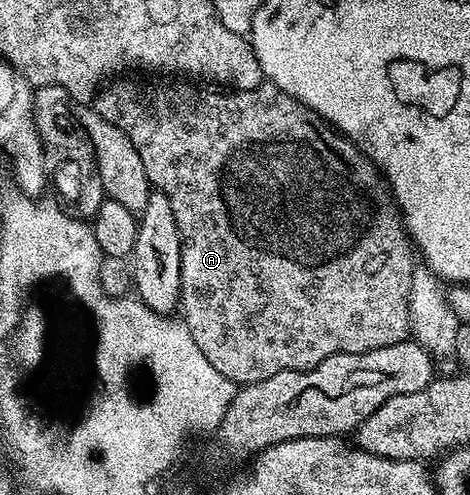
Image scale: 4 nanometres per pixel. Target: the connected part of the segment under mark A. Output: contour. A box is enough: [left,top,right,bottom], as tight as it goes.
[92,82,416,386]

